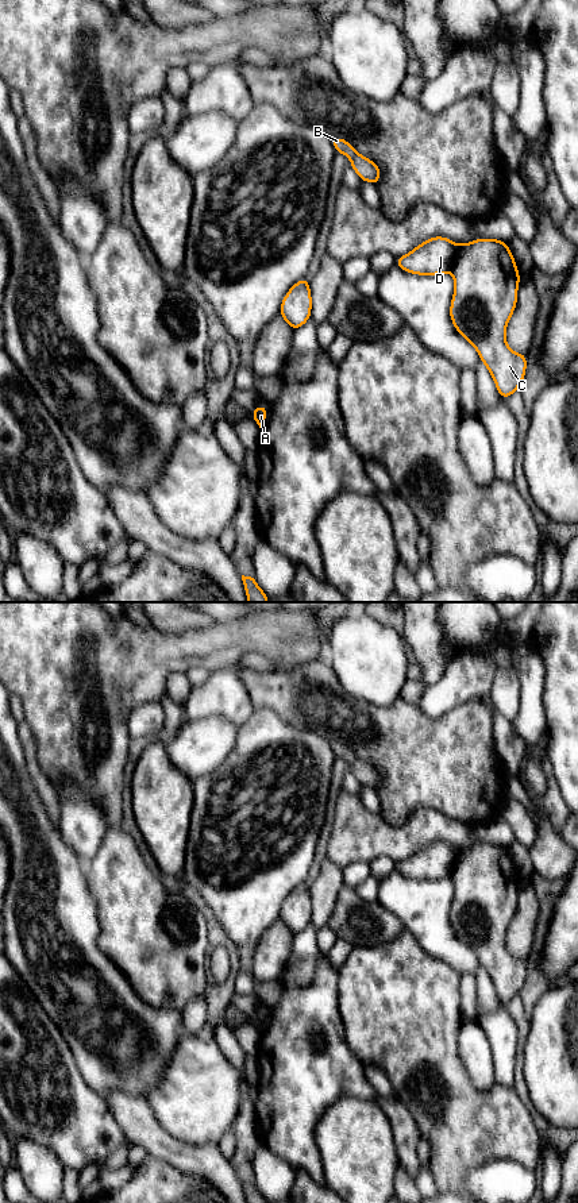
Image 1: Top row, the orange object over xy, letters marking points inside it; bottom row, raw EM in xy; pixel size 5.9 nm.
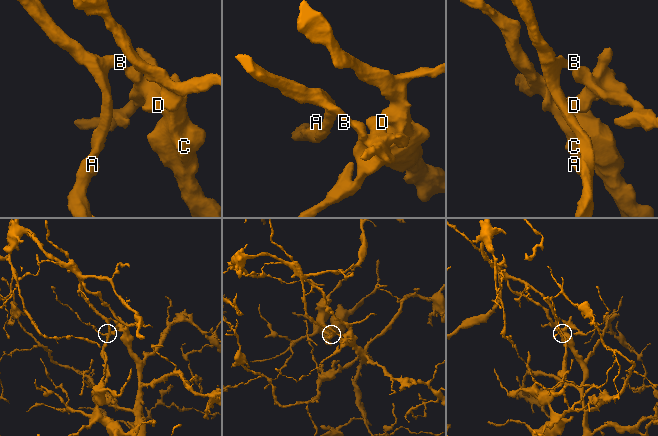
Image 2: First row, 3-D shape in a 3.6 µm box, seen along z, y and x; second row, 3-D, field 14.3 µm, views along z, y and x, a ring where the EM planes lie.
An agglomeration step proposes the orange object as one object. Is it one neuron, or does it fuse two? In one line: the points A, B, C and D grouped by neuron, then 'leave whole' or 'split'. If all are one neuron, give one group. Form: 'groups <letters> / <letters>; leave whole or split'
groups A B / C D; split

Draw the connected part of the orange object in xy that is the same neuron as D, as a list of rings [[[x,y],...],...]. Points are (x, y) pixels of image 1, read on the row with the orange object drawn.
[[[434,236],[396,259],[396,265],[411,274],[436,275],[450,271],[455,290],[450,317],[456,331],[477,350],[490,371],[501,398],[510,397],[525,377],[527,355],[512,351],[505,340],[505,329],[517,304],[520,273],[506,242],[475,239],[456,246],[443,236]]]

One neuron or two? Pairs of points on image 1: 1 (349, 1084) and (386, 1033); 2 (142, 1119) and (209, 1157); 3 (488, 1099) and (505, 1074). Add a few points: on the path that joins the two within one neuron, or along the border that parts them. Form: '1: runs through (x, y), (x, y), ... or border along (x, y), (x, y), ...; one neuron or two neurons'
1: border along (345, 1036), (351, 1052), (363, 1063); two neurons
2: runs through (158, 1137), (172, 1151), (192, 1157); one neuron
3: border along (496, 1082), (512, 1088); two neurons

